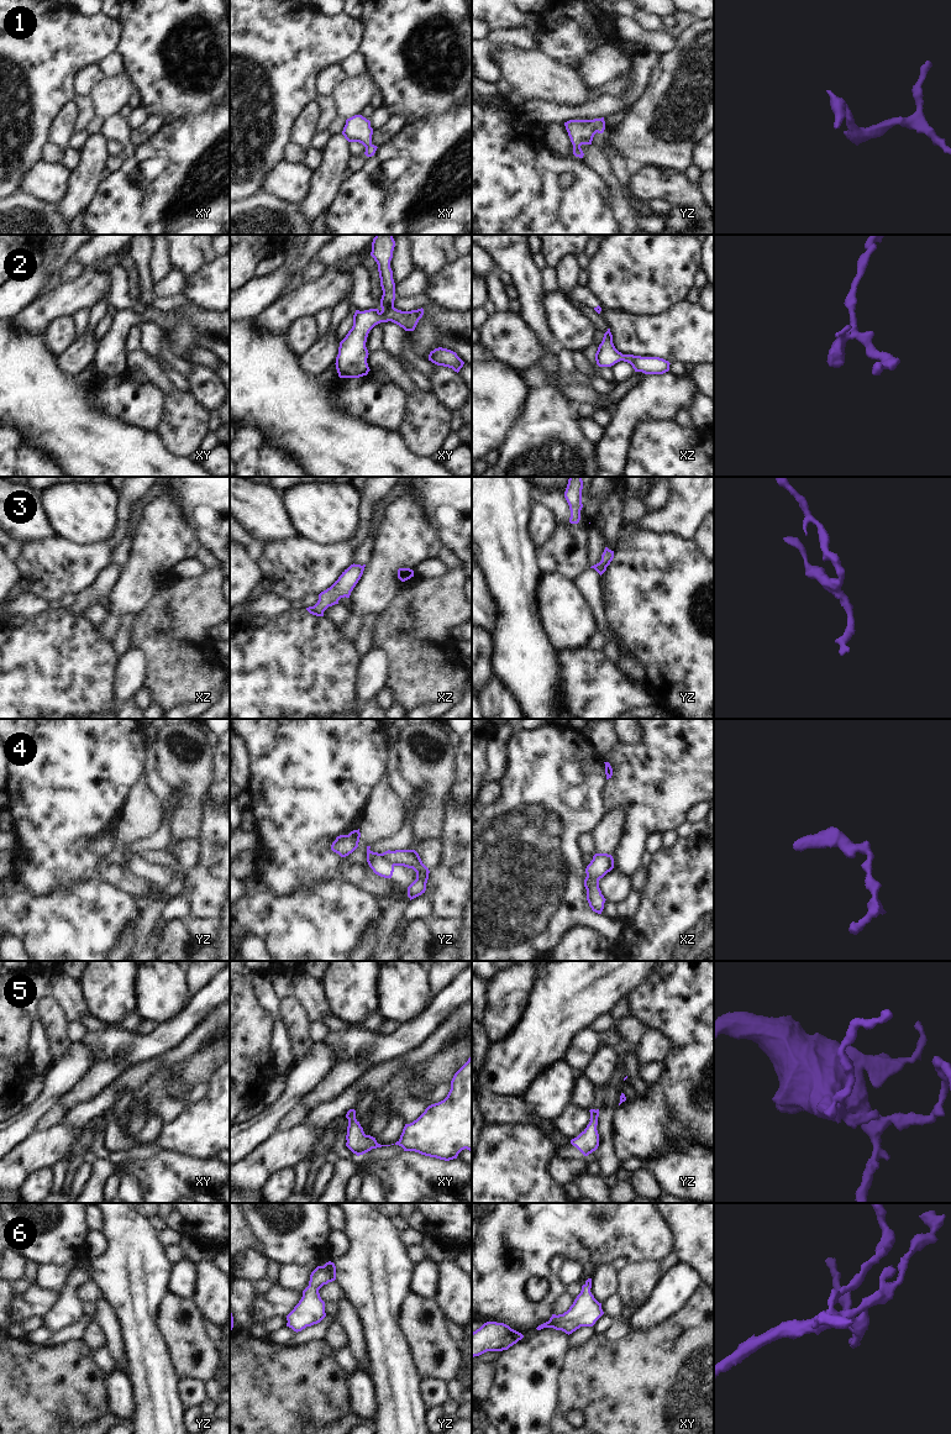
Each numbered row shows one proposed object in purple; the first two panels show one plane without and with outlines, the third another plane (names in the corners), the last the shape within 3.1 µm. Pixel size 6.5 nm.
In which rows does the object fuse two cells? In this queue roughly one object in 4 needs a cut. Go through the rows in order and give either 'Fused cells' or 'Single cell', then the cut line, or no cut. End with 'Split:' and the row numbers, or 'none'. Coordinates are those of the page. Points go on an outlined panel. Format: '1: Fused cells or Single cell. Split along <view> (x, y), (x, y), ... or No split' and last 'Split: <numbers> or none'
1: Single cell. No split
2: Single cell. No split
3: Single cell. No split
4: Fused cells. Split along yz (381, 854), (393, 866)
5: Single cell. No split
6: Single cell. No split
Split: 4.

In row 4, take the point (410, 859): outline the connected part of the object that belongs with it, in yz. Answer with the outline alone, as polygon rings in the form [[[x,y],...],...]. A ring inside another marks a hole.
[[[388,850],[382,855],[392,866],[404,866],[416,872],[416,879],[408,887],[410,900],[425,893],[430,871],[415,850]]]

